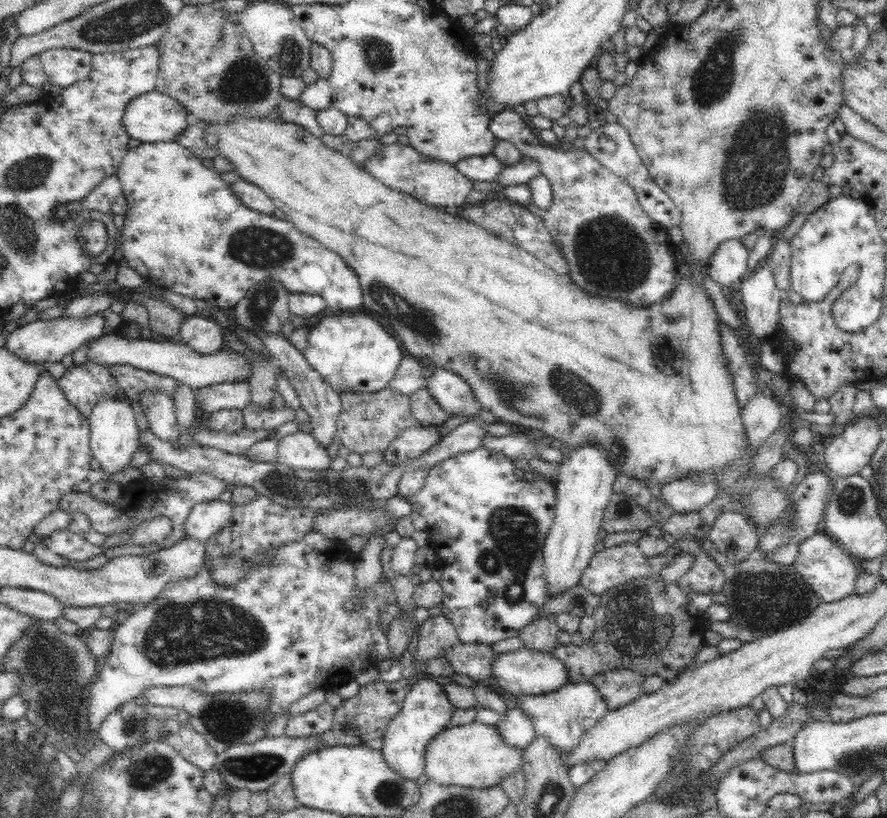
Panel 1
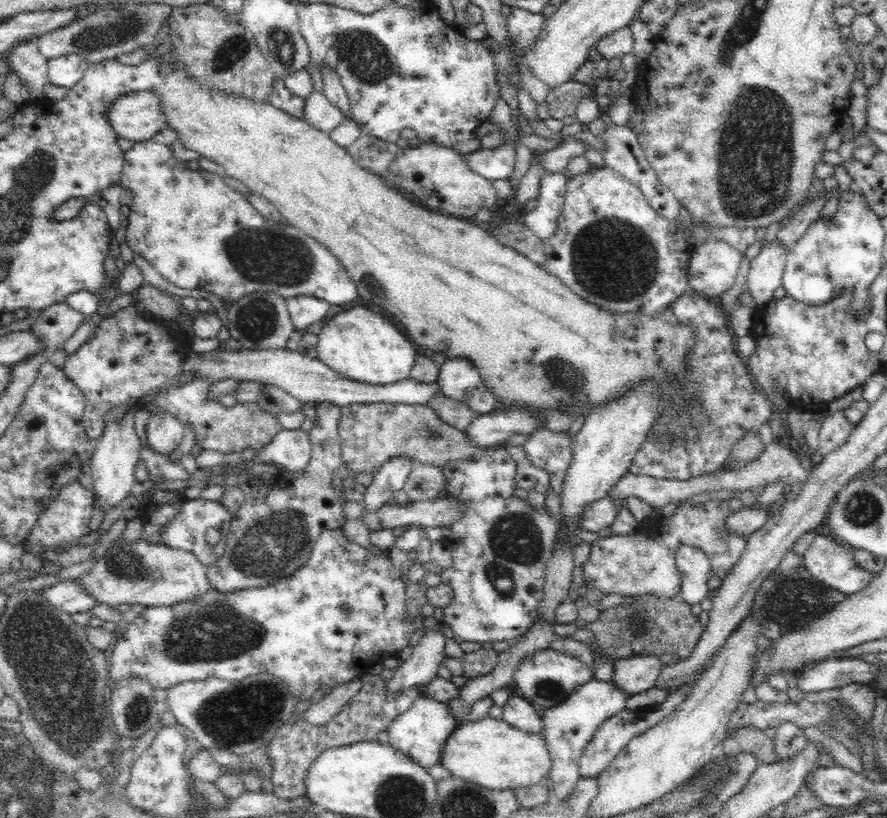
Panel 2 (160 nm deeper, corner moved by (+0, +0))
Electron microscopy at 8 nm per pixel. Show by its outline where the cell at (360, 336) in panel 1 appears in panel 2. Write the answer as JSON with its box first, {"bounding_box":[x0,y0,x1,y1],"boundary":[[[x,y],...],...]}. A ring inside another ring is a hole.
{"bounding_box":[317,301,421,385],"boundary":[[[358,301],[360,306],[354,306],[350,310],[335,314],[330,320],[324,322],[318,337],[317,358],[330,366],[330,369],[338,371],[352,380],[367,382],[371,385],[390,384],[408,378],[416,366],[416,358],[421,351],[408,337],[392,323],[388,318],[384,318],[384,312],[374,312],[368,306],[370,304]]]}

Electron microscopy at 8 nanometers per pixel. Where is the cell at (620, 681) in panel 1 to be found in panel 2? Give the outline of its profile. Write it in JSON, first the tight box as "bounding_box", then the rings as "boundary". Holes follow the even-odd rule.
{"bounding_box":[613,654,664,697],"boundary":[[[636,654],[619,658],[614,665],[613,683],[625,690],[630,697],[652,688],[664,667],[655,654]]]}

